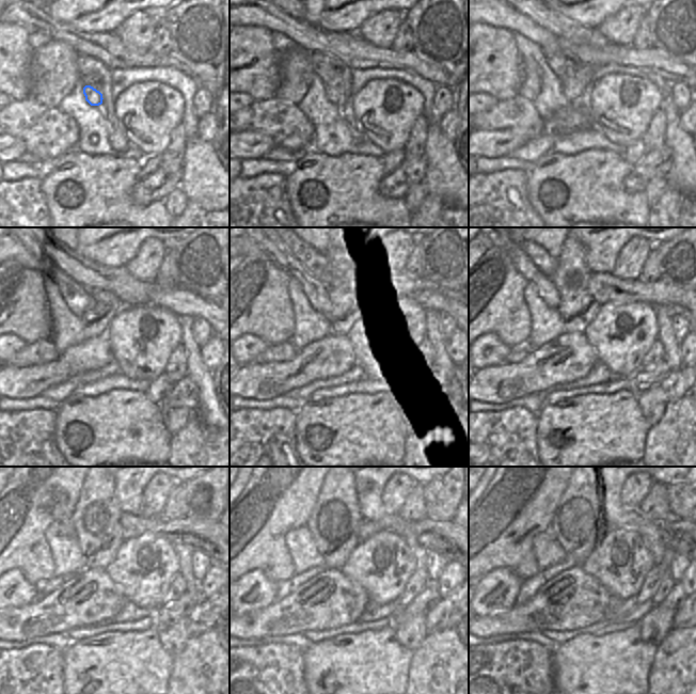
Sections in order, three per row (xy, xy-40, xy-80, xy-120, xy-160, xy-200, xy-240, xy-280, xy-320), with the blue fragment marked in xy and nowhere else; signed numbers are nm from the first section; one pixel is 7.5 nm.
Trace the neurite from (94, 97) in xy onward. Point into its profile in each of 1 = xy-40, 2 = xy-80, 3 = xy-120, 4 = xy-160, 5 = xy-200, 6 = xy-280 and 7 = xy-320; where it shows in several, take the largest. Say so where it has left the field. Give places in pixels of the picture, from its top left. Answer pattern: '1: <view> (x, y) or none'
1: xy-40 (334, 95)
2: xy-80 (574, 89)
3: xy-120 (107, 305)
4: xy-160 (345, 305)
5: xy-200 (578, 308)
6: xy-280 (334, 523)
7: xy-320 (579, 519)

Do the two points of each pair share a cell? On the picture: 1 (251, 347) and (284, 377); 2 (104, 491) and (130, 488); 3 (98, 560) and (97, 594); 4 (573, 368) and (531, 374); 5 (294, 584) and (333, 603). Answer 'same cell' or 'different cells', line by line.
1: different cells
2: different cells
3: different cells
4: same cell
5: different cells

